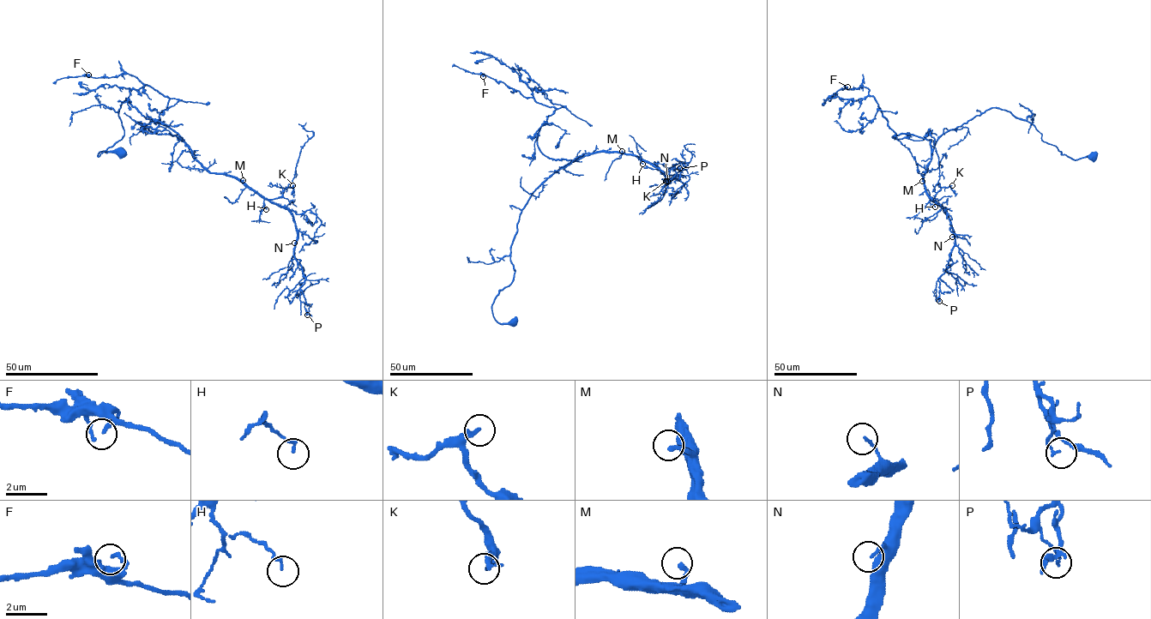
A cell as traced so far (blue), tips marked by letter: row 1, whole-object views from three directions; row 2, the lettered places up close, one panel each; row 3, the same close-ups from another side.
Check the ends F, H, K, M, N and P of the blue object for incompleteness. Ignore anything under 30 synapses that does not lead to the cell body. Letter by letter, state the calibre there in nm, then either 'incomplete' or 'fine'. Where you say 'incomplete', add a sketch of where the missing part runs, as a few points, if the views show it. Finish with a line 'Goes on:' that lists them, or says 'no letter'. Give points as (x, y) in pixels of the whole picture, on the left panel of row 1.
F: 180 nm thick; fine
H: 120 nm thick; fine
K: 170 nm thick; fine
M: 200 nm thick; incomplete; missing branch runs (243, 180), (244, 174), (233, 162), (235, 158), (226, 150), (232, 148), (236, 158)
N: 110 nm thick; fine
P: 100 nm thick; fine
Goes on: M

